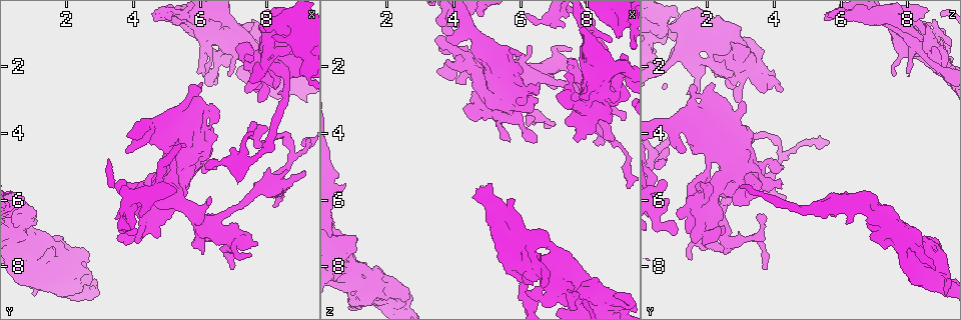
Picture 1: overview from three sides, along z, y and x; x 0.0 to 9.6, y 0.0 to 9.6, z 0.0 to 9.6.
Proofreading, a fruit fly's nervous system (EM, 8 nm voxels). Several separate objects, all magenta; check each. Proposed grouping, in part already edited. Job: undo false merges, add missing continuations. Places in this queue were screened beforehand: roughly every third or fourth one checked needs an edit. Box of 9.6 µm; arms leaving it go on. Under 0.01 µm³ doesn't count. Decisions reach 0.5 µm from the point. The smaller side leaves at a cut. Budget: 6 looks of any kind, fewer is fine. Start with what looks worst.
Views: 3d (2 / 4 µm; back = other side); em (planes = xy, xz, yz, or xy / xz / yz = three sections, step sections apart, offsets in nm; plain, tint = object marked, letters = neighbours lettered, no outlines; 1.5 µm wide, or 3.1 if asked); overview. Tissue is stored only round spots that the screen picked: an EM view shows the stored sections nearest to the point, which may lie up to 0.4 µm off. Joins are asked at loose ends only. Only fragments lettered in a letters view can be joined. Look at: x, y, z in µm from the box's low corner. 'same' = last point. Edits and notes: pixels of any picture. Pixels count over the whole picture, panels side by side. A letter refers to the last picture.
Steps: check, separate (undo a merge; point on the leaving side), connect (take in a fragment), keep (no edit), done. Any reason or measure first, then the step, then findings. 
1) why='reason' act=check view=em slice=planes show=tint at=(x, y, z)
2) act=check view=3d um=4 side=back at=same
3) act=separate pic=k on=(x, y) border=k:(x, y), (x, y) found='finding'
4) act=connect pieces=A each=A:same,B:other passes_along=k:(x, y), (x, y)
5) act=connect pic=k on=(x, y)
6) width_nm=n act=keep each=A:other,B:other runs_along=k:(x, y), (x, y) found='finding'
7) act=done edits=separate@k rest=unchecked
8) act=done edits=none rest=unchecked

why='closes a loop' act=check view=3d um=4 side=back at=(7.60, 0.85, 8.85)

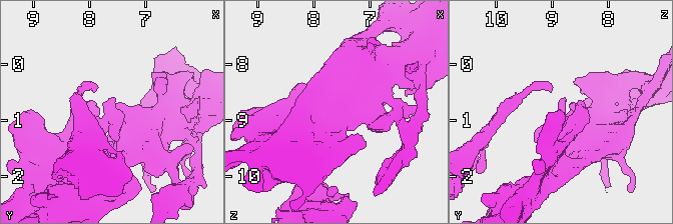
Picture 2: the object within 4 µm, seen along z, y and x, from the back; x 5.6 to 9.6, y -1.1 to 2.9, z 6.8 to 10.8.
act=check view=em slice=planes show=letters at=same

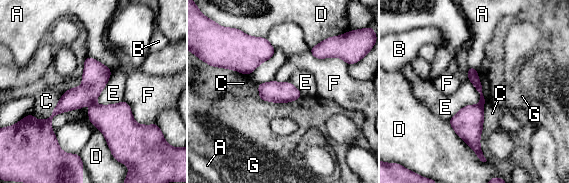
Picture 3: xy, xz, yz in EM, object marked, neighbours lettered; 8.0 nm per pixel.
width_nm=70 longest_contact=D:380nm act=keep each=A:other,B:other,C:other,D:other,E:other,F:other,G:other found='all the same cell'

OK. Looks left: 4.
why='sudden change in width' act=check view=3d um=2 at=(5.25, 5.05, 2.00)

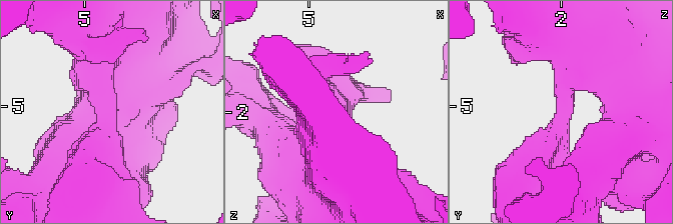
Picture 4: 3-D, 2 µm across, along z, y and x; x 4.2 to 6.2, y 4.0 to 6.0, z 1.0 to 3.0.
act=check view=em slice=planes show=tint at=(5.20, 5.06, 2.04)

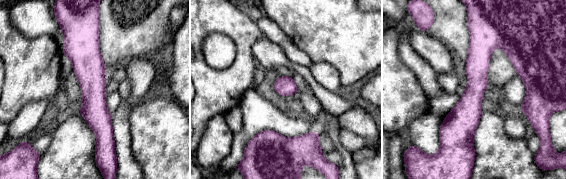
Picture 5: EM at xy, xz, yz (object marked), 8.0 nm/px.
why='see the neighbours' act=check view=em slice=planes show=letters at=same

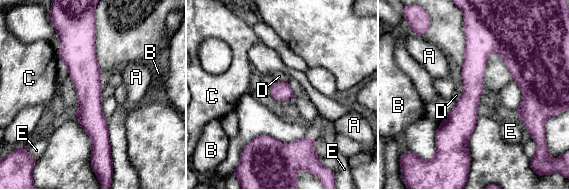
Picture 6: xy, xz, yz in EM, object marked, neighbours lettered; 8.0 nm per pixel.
longest_contact=A:320nm act=keep each=A:other,B:other,C:other,D:other,E:other runs_along=6:(85, 32), (95, 152) found='one cell here'

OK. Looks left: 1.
act=done edits=none rest=unchecked

